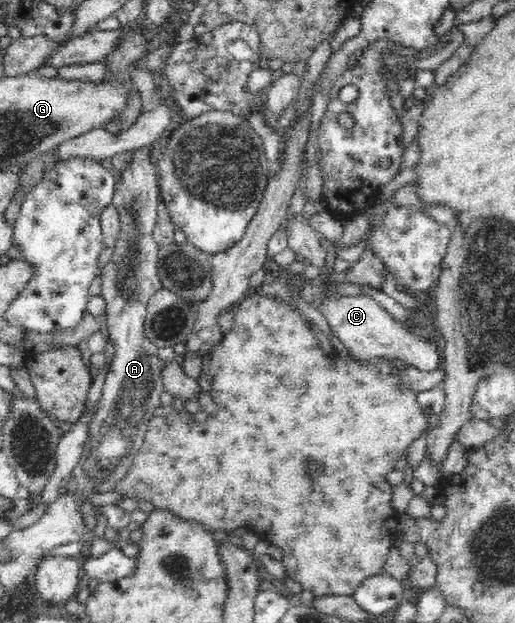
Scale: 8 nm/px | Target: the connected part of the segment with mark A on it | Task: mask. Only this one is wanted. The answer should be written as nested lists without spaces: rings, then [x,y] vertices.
[[[148,147],[132,150],[130,163],[117,176],[116,187],[112,196],[113,206],[121,217],[121,232],[119,240],[115,242],[114,254],[109,264],[102,270],[102,292],[101,297],[105,299],[106,308],[104,315],[107,319],[107,332],[110,342],[115,345],[115,354],[111,360],[111,366],[105,382],[101,397],[98,399],[94,417],[88,428],[88,439],[84,446],[81,458],[76,468],[70,472],[70,487],[79,491],[87,500],[95,493],[112,492],[116,490],[117,482],[121,482],[129,468],[132,460],[137,456],[144,443],[145,433],[149,428],[149,421],[160,406],[161,394],[164,386],[161,380],[161,370],[164,366],[158,358],[157,346],[154,346],[147,338],[144,324],[147,314],[148,302],[159,290],[163,289],[161,277],[159,277],[159,248],[160,245],[153,239],[153,230],[157,225],[158,209],[160,204],[160,188],[158,171],[151,161],[151,152]]]

